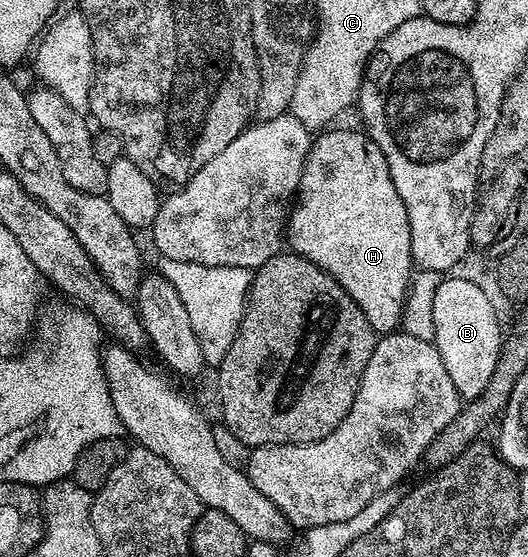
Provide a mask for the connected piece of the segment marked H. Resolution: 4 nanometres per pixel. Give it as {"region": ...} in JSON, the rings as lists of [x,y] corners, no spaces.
{"region":[[[331,127],[313,137],[296,199],[288,213],[284,236],[289,251],[323,268],[350,295],[352,302],[364,310],[364,318],[368,318],[375,333],[389,334],[402,323],[402,311],[412,279],[408,214],[404,210],[404,202],[400,202],[400,194],[396,194],[396,186],[380,146],[376,146],[376,142],[372,142],[372,138],[357,127],[338,127]]]}

